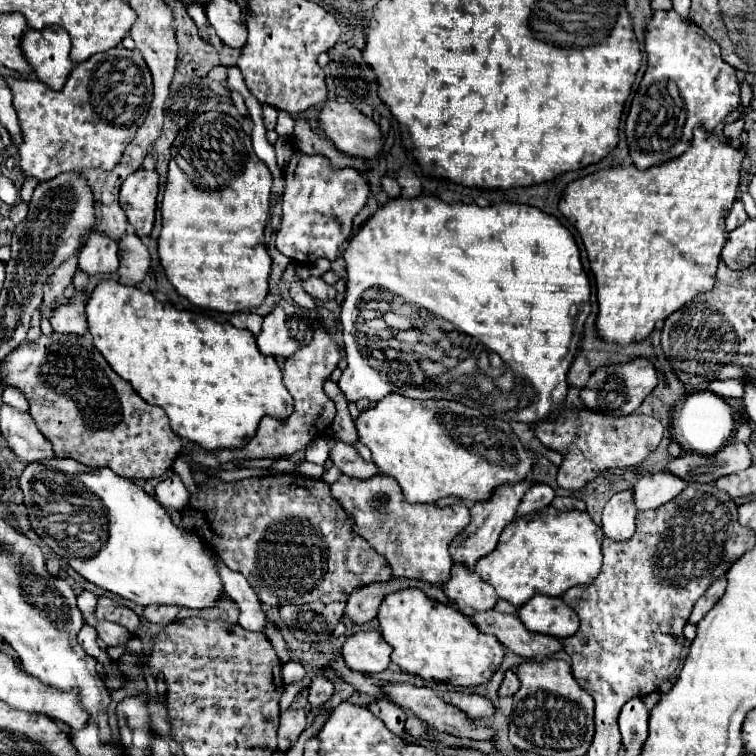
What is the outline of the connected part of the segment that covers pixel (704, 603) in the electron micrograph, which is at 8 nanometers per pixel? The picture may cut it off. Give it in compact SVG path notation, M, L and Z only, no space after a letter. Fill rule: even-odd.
M725 578L715 580L715 582L711 584L711 588L695 602L695 608L693 608L691 616L689 616L689 622L691 622L691 624L697 624L697 622L717 604L717 600L719 600L719 598L723 596L723 592L725 592L725 584L727 584Z

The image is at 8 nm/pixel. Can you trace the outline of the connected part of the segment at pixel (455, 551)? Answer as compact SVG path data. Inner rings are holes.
M525 480L521 484L515 484L515 486L503 486L501 490L495 492L495 496L487 502L477 502L469 508L471 512L471 522L467 526L467 530L463 530L449 546L449 552L451 552L451 558L455 564L461 564L469 570L475 568L475 562L483 556L487 556L491 550L495 550L497 546L497 540L499 540L499 534L503 532L503 528L507 524L511 524L515 520L515 510L523 498L523 494L531 488L531 482Z

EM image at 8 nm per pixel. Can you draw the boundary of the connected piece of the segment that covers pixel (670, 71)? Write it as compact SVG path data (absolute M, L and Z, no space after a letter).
M657 10L647 24L645 32L645 52L647 52L647 72L639 84L633 98L625 134L629 142L629 152L637 168L649 168L667 160L681 156L691 144L693 128L701 122L707 132L711 132L731 110L739 106L739 82L735 68L721 58L719 46L689 18L681 18L675 10Z

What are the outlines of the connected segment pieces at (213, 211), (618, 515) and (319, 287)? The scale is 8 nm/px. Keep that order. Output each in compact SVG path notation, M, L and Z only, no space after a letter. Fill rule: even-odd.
M199 114L177 134L161 204L163 228L157 252L179 296L199 308L227 314L263 304L273 264L263 238L271 182L265 162L253 152L251 138L233 116Z
M617 492L603 508L603 534L611 540L629 540L635 532L635 502L633 492Z
M309 276L307 280L303 280L303 290L313 298L313 300L321 300L321 302L329 302L329 300L335 300L337 292L333 286L325 284L323 278L315 278L315 276Z

